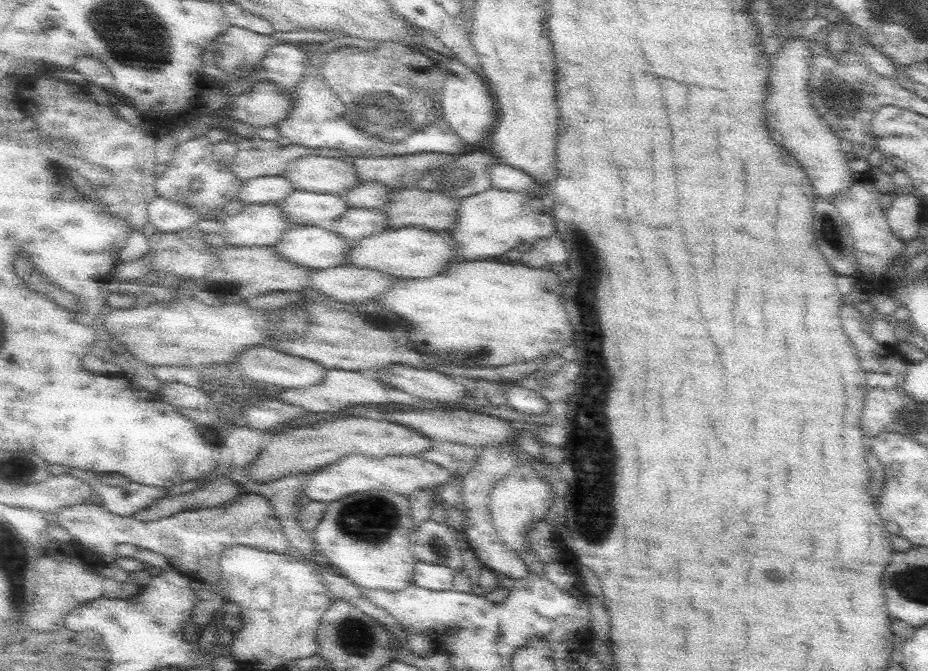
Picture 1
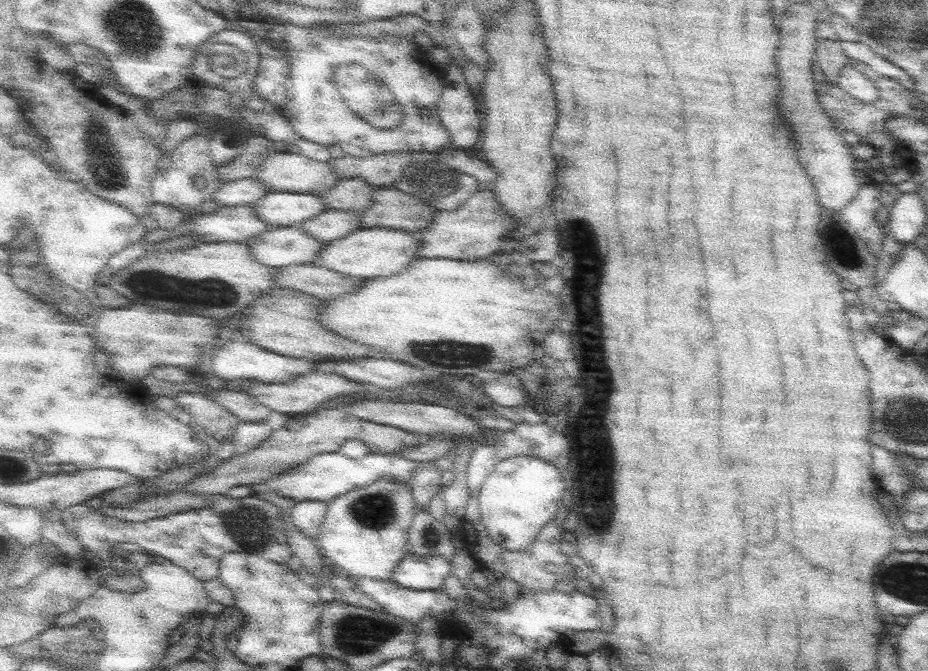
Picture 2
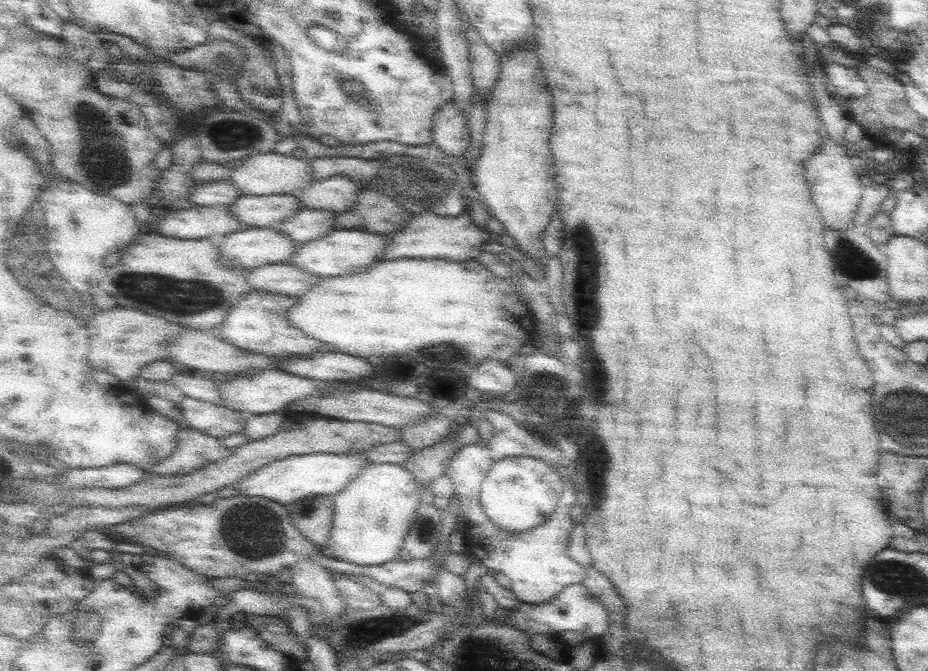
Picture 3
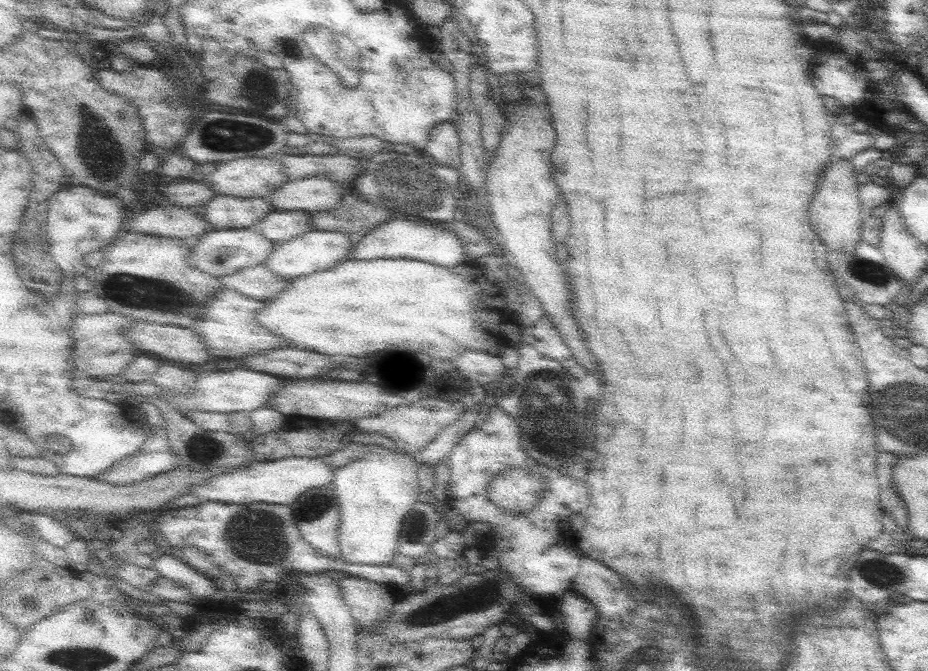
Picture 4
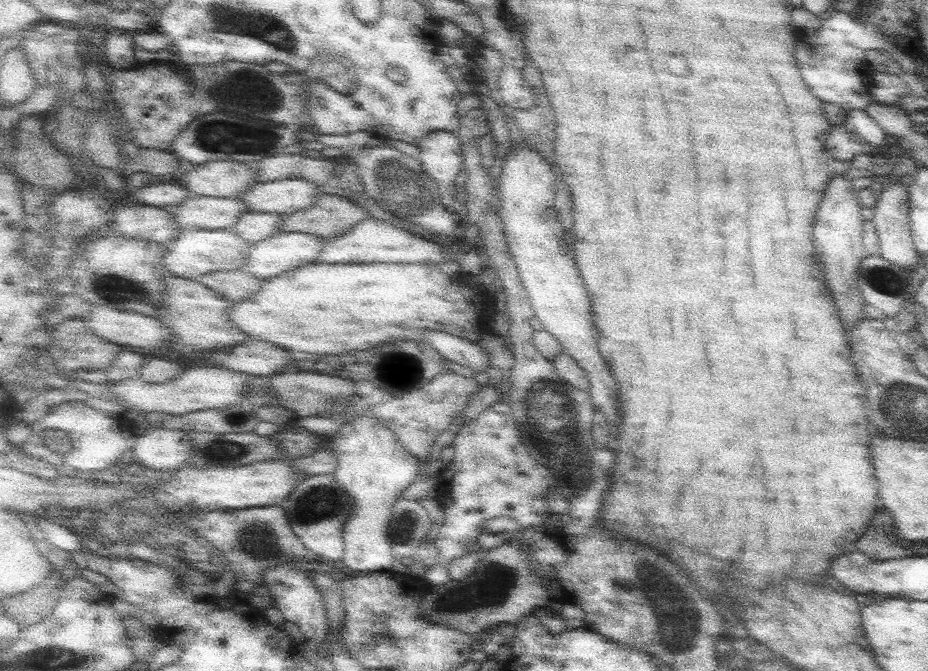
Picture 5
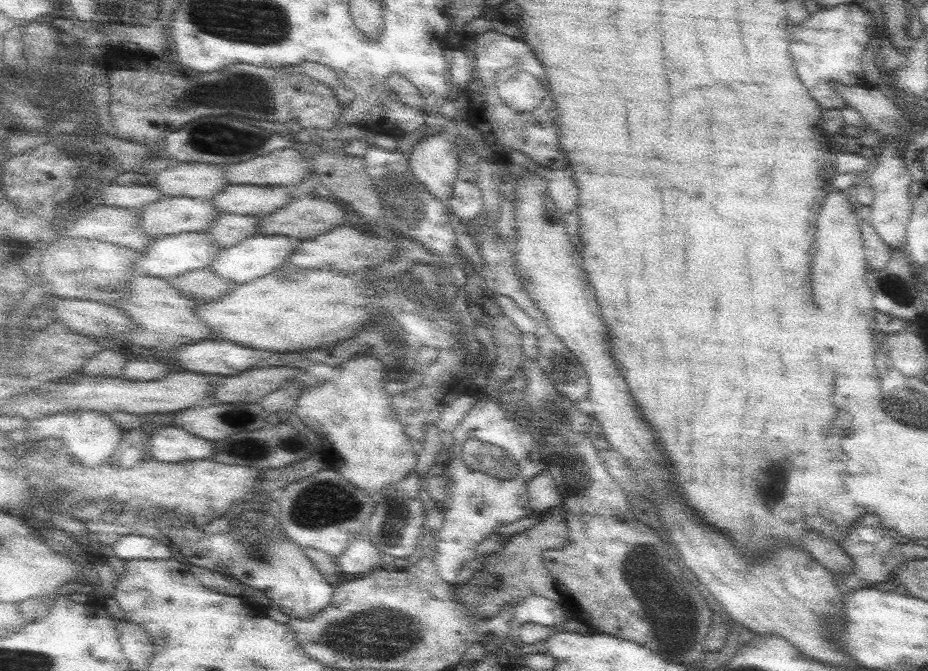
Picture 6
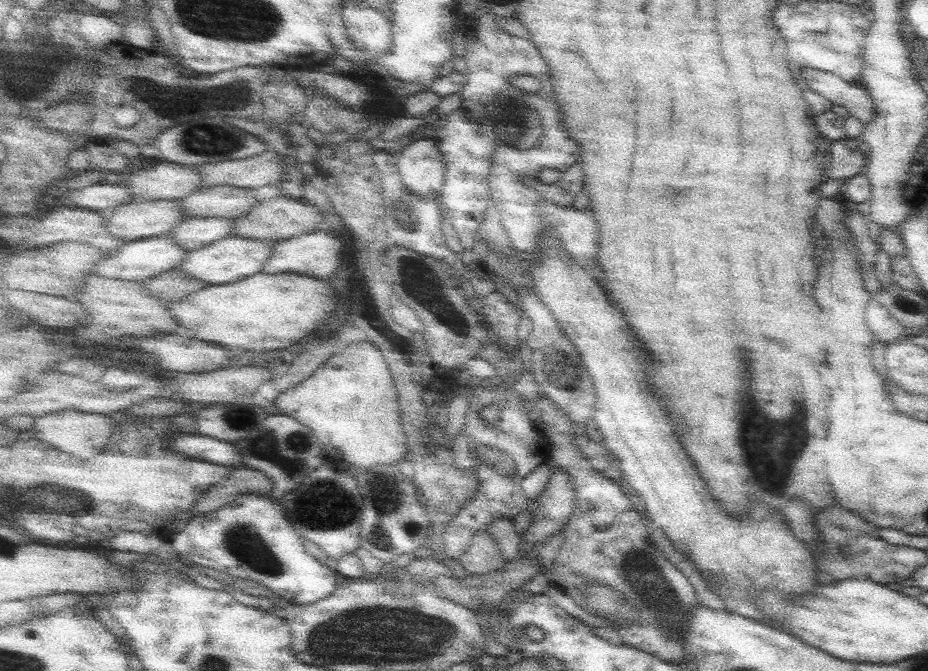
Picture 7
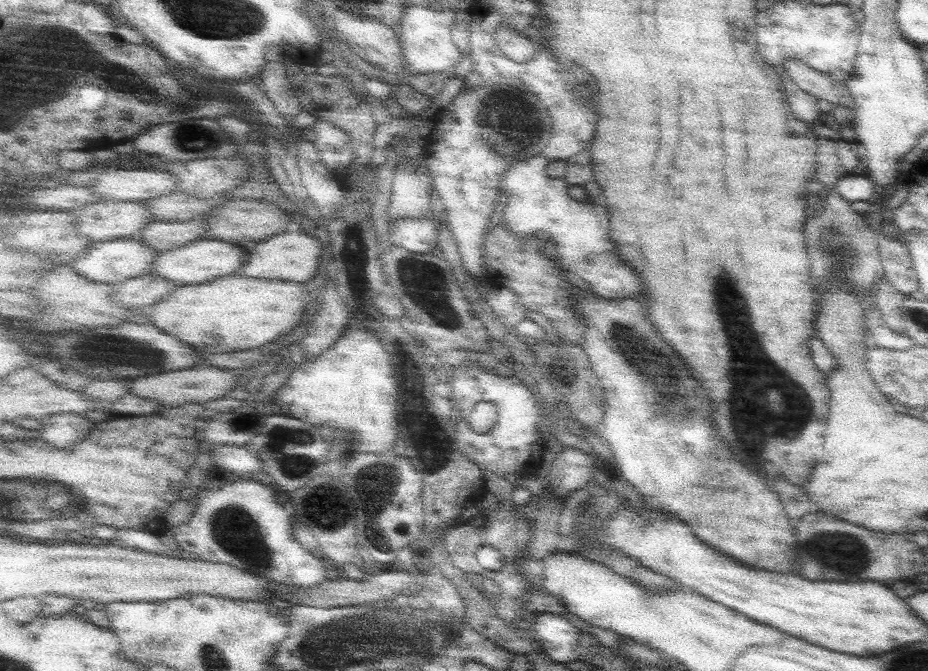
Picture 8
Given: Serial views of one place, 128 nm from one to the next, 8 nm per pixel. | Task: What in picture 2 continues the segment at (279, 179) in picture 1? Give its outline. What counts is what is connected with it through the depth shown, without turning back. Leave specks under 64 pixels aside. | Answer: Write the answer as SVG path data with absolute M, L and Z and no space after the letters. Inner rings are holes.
M251 177L233 182L224 182L218 191L214 191L213 200L227 207L252 205L259 202L268 193L270 193L270 190L264 182Z

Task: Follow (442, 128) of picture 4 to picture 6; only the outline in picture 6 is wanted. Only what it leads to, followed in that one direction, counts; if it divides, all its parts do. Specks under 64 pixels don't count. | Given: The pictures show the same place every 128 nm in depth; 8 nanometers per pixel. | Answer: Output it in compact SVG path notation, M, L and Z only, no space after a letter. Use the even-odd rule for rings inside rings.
M443 132L422 137L410 152L409 163L414 178L422 186L425 186L426 190L430 190L430 194L439 198L452 213L452 189L454 189L454 183L456 183L459 167L459 154L453 140Z

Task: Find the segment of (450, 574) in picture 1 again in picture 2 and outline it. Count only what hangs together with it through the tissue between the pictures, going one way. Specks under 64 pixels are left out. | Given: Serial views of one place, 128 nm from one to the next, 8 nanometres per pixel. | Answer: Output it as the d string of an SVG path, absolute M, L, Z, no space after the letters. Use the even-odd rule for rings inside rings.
M408 552L394 569L392 580L410 590L436 591L442 589L450 573L450 559L434 554L420 557Z

